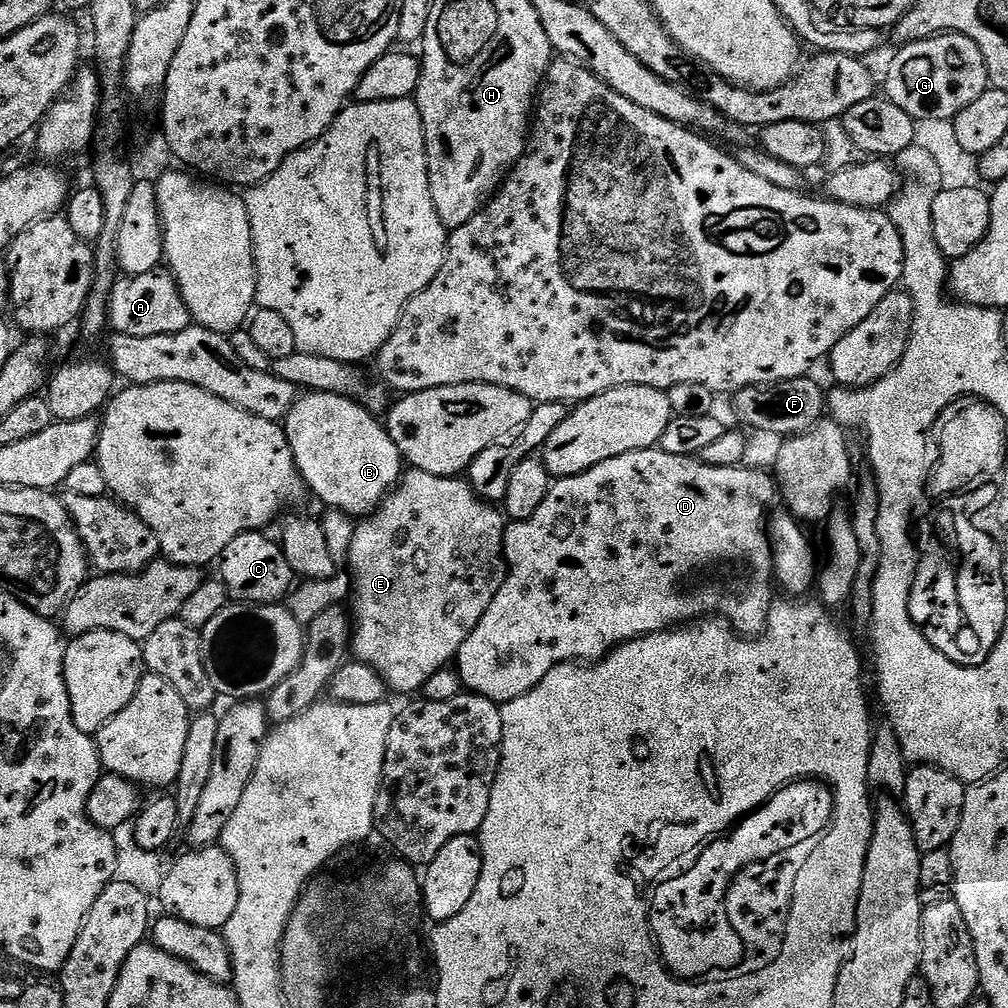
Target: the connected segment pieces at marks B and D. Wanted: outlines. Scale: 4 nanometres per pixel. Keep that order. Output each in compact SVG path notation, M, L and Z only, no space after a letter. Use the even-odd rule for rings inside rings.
M304 392L284 417L282 427L290 442L296 469L300 471L307 491L311 495L313 492L325 504L325 509L344 512L353 518L371 516L389 492L400 483L400 451L398 446L394 446L387 427L376 420L379 419L373 413L367 412L357 400L325 392Z
M659 446L634 450L630 454L618 454L618 458L606 458L606 462L598 462L598 466L577 476L559 477L549 487L542 506L534 510L529 520L517 520L505 527L504 554L510 567L498 594L494 594L494 602L486 606L482 622L478 622L470 638L462 642L460 653L456 655L454 668L460 677L461 685L469 693L485 696L495 704L502 705L514 698L522 698L522 694L534 690L534 686L538 686L538 682L542 682L542 678L546 678L546 674L550 674L554 666L602 660L619 644L637 640L639 636L649 636L655 632L667 632L677 626L687 626L705 618L719 618L731 625L741 636L759 636L766 626L774 603L774 561L764 511L775 500L778 500L778 484L771 471L760 471L745 466L727 468L706 465L695 456L666 454Z

